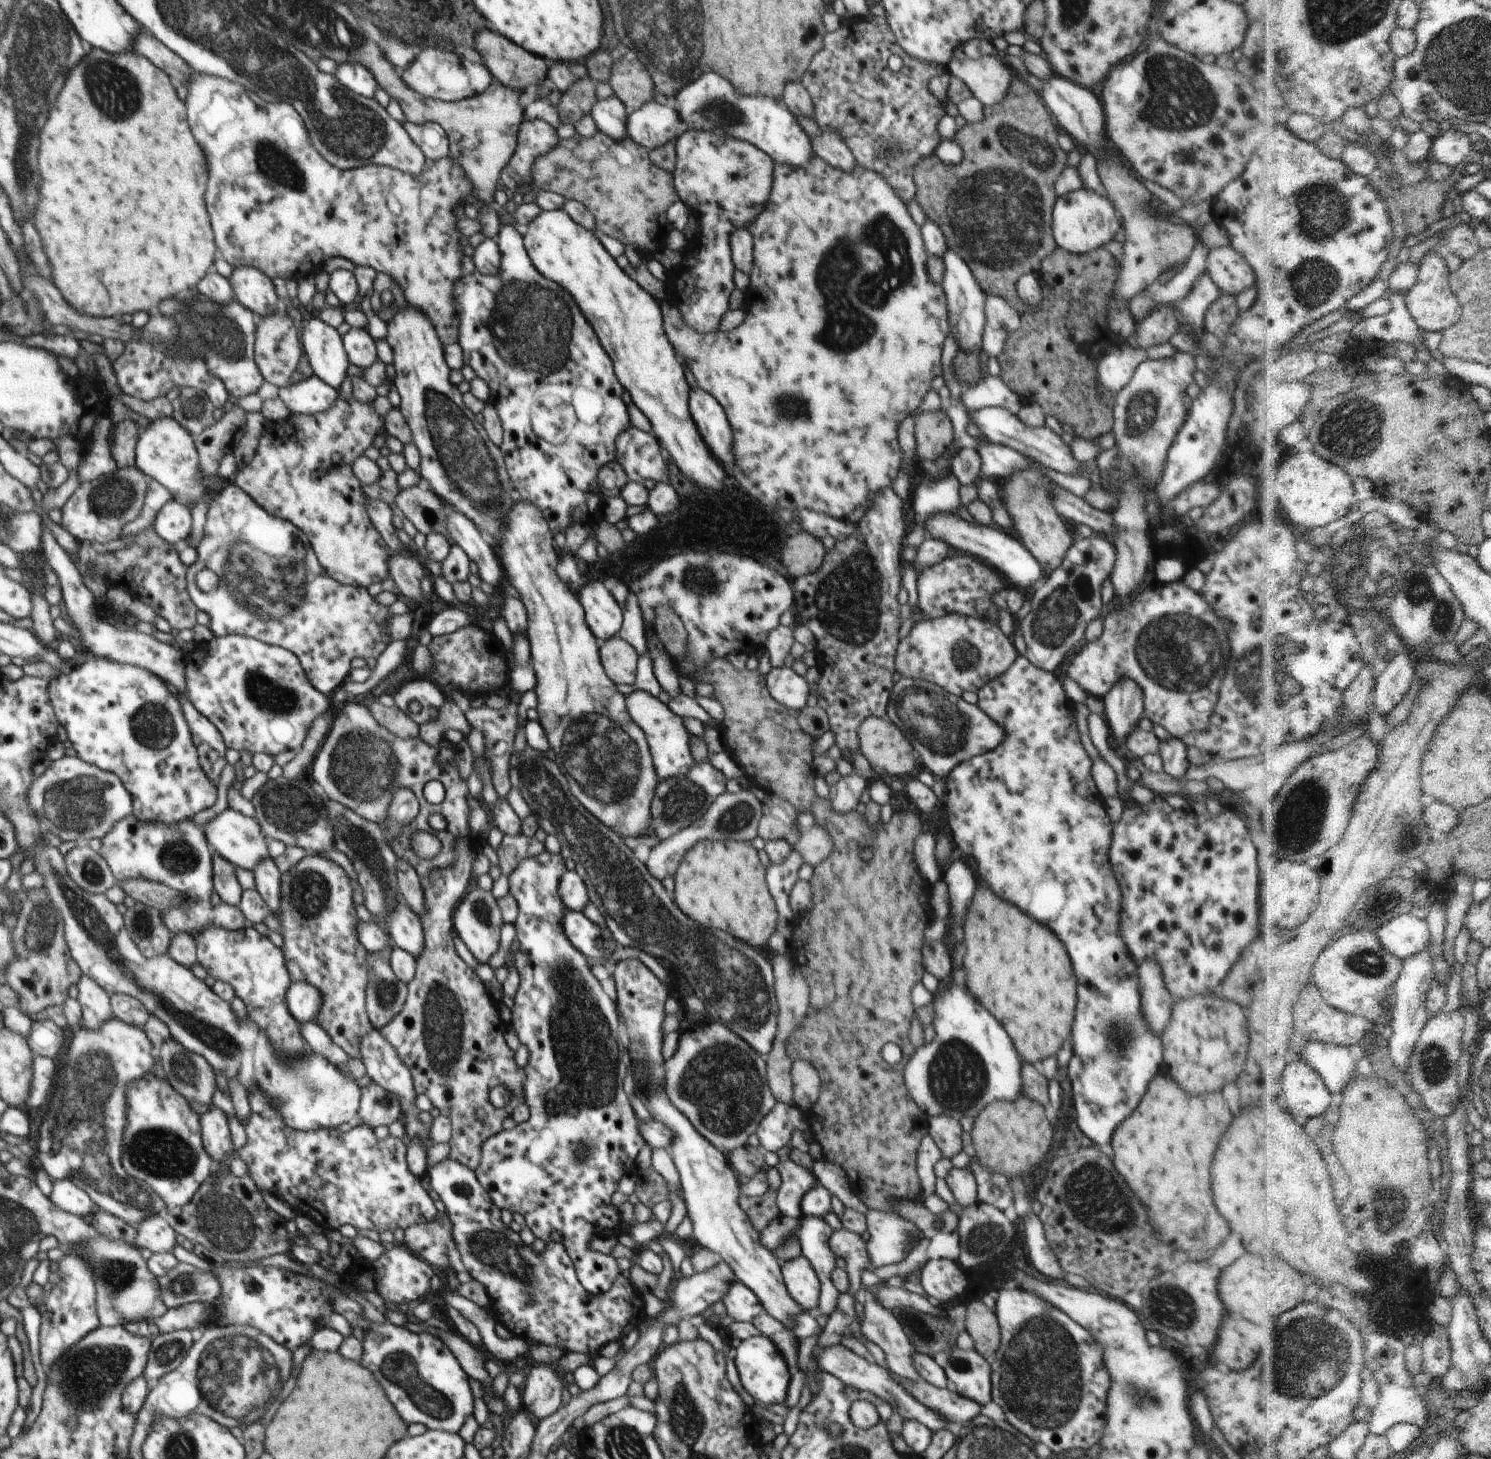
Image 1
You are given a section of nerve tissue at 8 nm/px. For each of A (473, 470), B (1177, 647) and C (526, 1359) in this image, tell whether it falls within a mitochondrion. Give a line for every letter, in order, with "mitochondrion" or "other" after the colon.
A: mitochondrion
B: mitochondrion
C: other

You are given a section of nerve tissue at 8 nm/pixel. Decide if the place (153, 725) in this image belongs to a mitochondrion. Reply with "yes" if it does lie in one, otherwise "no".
yes

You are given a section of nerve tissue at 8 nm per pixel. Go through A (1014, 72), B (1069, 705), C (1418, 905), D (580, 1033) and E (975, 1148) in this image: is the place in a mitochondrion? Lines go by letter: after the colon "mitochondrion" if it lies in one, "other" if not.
A: other
B: other
C: other
D: mitochondrion
E: other

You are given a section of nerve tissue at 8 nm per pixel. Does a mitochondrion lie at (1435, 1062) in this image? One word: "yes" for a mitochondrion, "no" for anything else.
yes

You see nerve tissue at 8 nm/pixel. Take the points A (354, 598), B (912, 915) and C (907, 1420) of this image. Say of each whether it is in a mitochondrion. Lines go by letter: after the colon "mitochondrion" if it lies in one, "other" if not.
A: other
B: other
C: other

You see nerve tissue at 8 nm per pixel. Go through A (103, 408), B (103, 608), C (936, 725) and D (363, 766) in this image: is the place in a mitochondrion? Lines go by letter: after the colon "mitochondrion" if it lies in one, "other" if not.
A: other
B: other
C: mitochondrion
D: mitochondrion

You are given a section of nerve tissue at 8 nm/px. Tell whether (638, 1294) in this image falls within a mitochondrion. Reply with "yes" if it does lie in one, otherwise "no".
no

